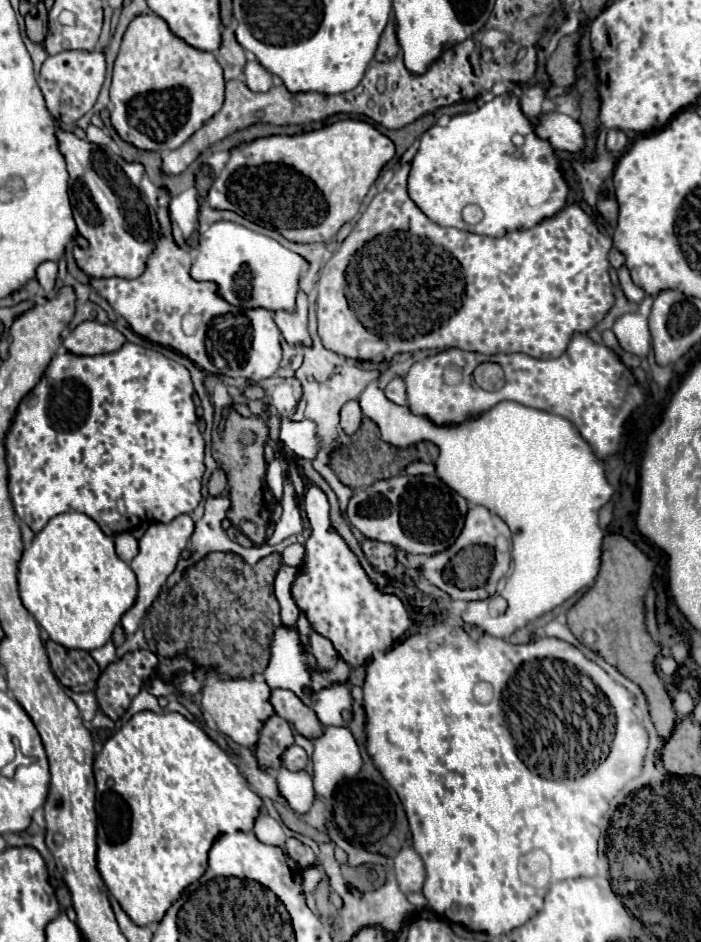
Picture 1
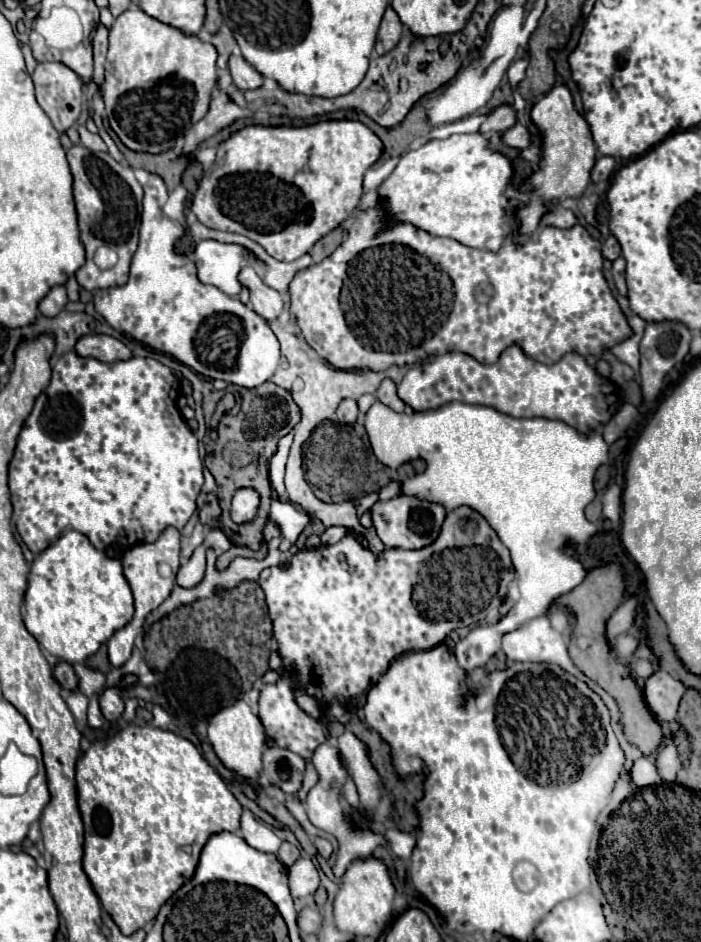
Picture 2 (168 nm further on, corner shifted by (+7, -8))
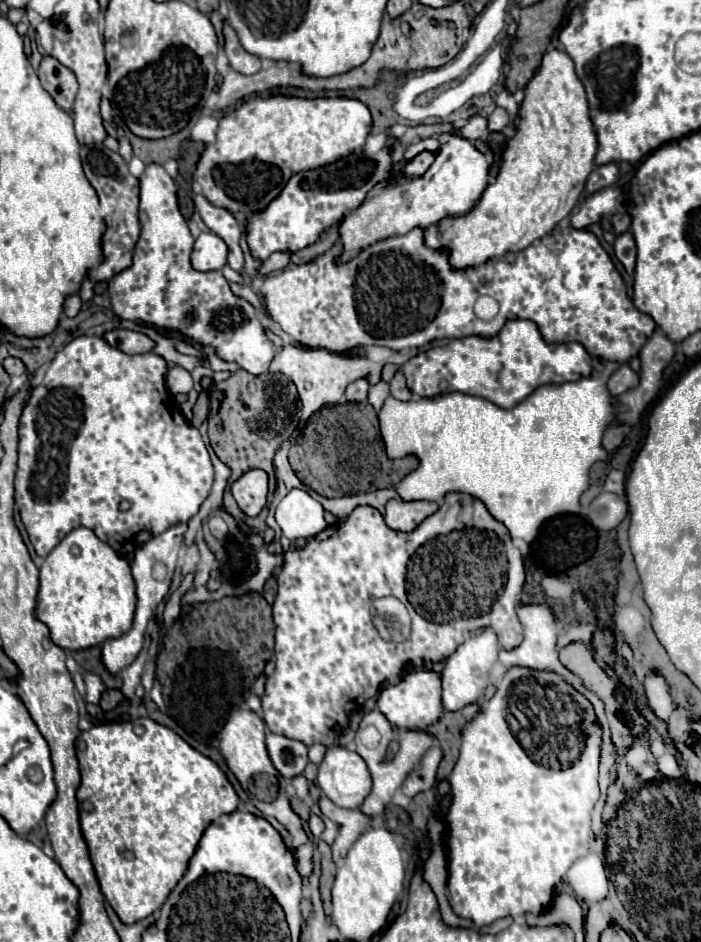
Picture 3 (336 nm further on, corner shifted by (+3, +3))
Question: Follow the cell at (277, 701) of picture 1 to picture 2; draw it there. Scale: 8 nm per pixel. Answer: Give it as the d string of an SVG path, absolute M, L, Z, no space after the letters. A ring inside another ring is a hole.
M459 507L449 511L441 537L425 549L405 551L405 549L385 549L375 555L365 549L355 537L347 535L335 545L321 545L315 549L297 551L289 565L269 567L261 573L259 585L265 591L269 617L273 621L273 635L277 639L277 649L281 649L283 665L297 667L297 681L281 679L273 685L263 687L259 697L259 717L265 727L265 735L275 741L277 747L289 749L301 755L306 761L299 800L305 800L309 790L317 784L319 776L310 761L317 745L327 739L327 721L313 719L301 711L295 703L293 691L297 687L305 689L311 697L321 703L339 701L347 707L353 707L357 697L371 685L375 673L385 673L389 663L405 651L423 651L439 645L447 633L457 627L475 625L485 617L491 603L497 601L501 581L509 581L511 559L507 547L501 543L497 533L489 523L473 509ZM451 551L459 551L459 573L451 573Z

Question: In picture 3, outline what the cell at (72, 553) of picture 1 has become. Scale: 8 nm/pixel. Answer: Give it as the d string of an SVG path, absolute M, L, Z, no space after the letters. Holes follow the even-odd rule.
M75 528L69 532L45 558L41 568L41 586L39 586L39 604L37 604L37 618L51 630L51 640L61 646L63 650L85 650L91 646L99 646L109 638L117 638L131 628L133 612L135 612L135 582L131 576L129 562L117 552L101 542L93 530L89 528ZM77 544L81 548L79 556L73 556L69 550Z

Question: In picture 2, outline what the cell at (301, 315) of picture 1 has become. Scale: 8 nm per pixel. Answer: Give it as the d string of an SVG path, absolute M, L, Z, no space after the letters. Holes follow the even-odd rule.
M247 265L247 267L241 271L241 283L249 289L253 309L255 309L263 319L275 321L283 311L287 311L287 307L289 307L287 299L285 299L279 291L267 287L267 285L257 277L257 273L253 271L253 267Z

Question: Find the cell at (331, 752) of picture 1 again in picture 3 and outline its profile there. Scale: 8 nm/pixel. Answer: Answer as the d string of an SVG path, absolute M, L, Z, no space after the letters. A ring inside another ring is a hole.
M321 796L321 800L319 800L319 808L327 818L331 818L333 822L339 824L339 834L331 846L333 858L345 856L349 846L359 838L359 834L365 832L373 824L373 820L369 816L365 816L361 810L339 808L331 800L327 800L325 796Z

